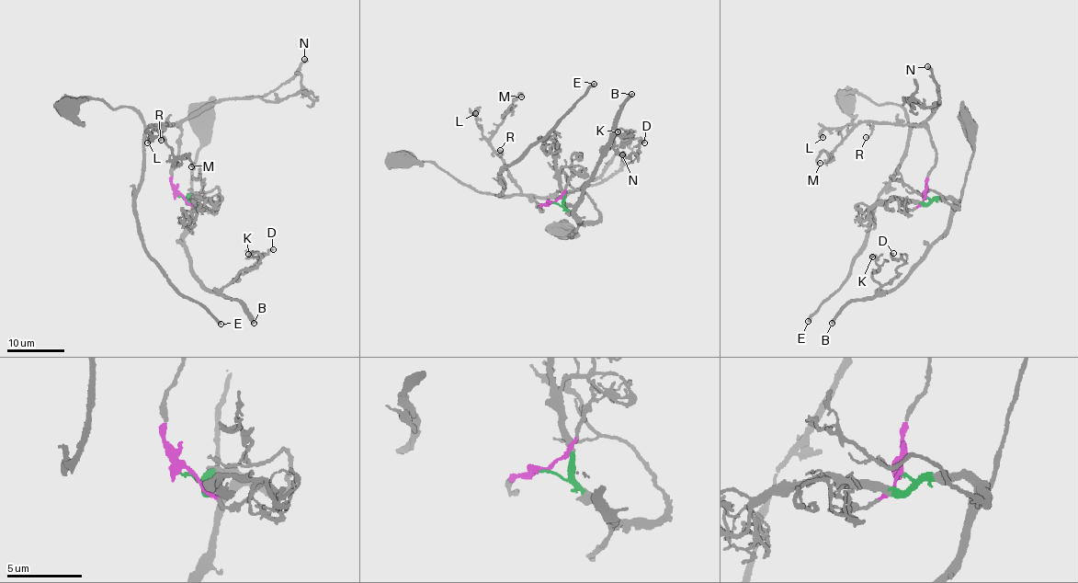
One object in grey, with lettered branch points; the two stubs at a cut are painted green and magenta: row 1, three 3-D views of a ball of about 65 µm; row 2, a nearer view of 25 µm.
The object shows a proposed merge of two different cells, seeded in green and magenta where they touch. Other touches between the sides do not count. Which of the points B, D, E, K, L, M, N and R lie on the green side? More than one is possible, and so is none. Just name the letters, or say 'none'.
B, D, K

